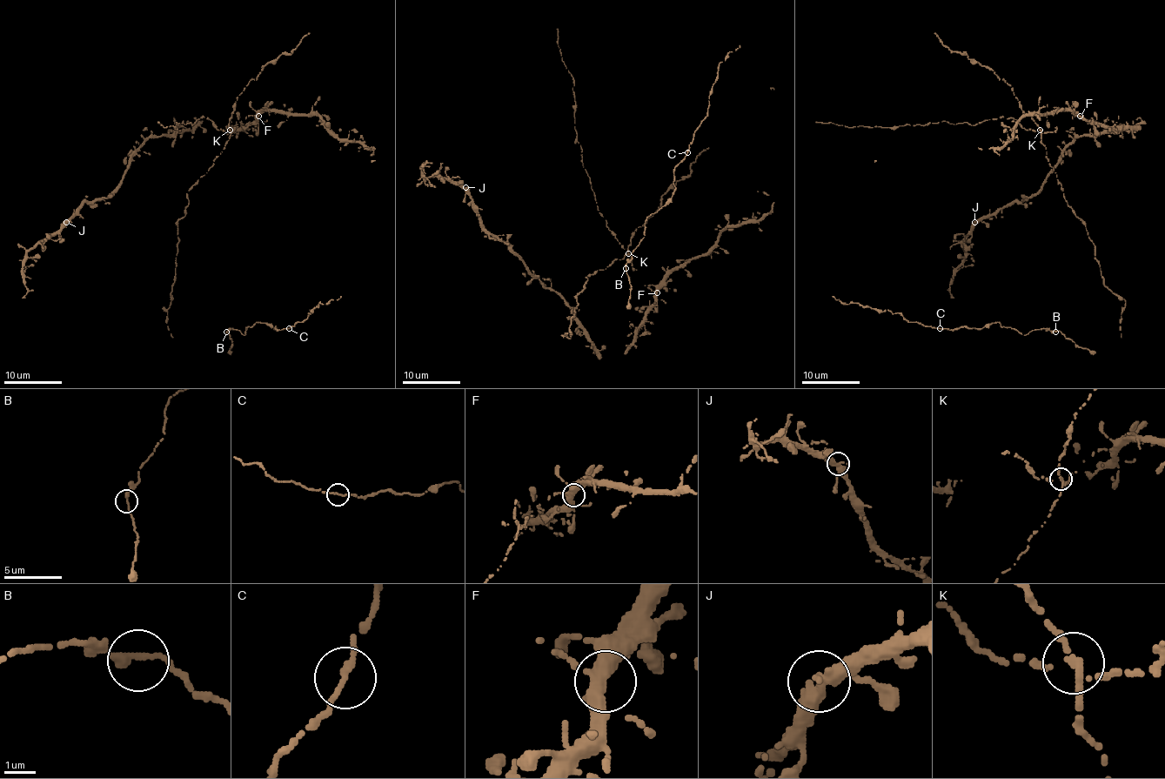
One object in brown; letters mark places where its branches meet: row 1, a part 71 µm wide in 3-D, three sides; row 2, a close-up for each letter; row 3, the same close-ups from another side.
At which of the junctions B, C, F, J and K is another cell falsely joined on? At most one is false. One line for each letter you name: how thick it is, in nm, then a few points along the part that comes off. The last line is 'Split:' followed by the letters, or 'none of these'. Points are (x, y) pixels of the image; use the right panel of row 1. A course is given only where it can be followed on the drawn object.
K: Thickness 190 nm. Course of the part to remove: (1040, 130), (1028, 130), (1012, 117), (999, 117), (974, 124), (943, 120), (927, 124), (868, 128), (815, 122)
Split: K

